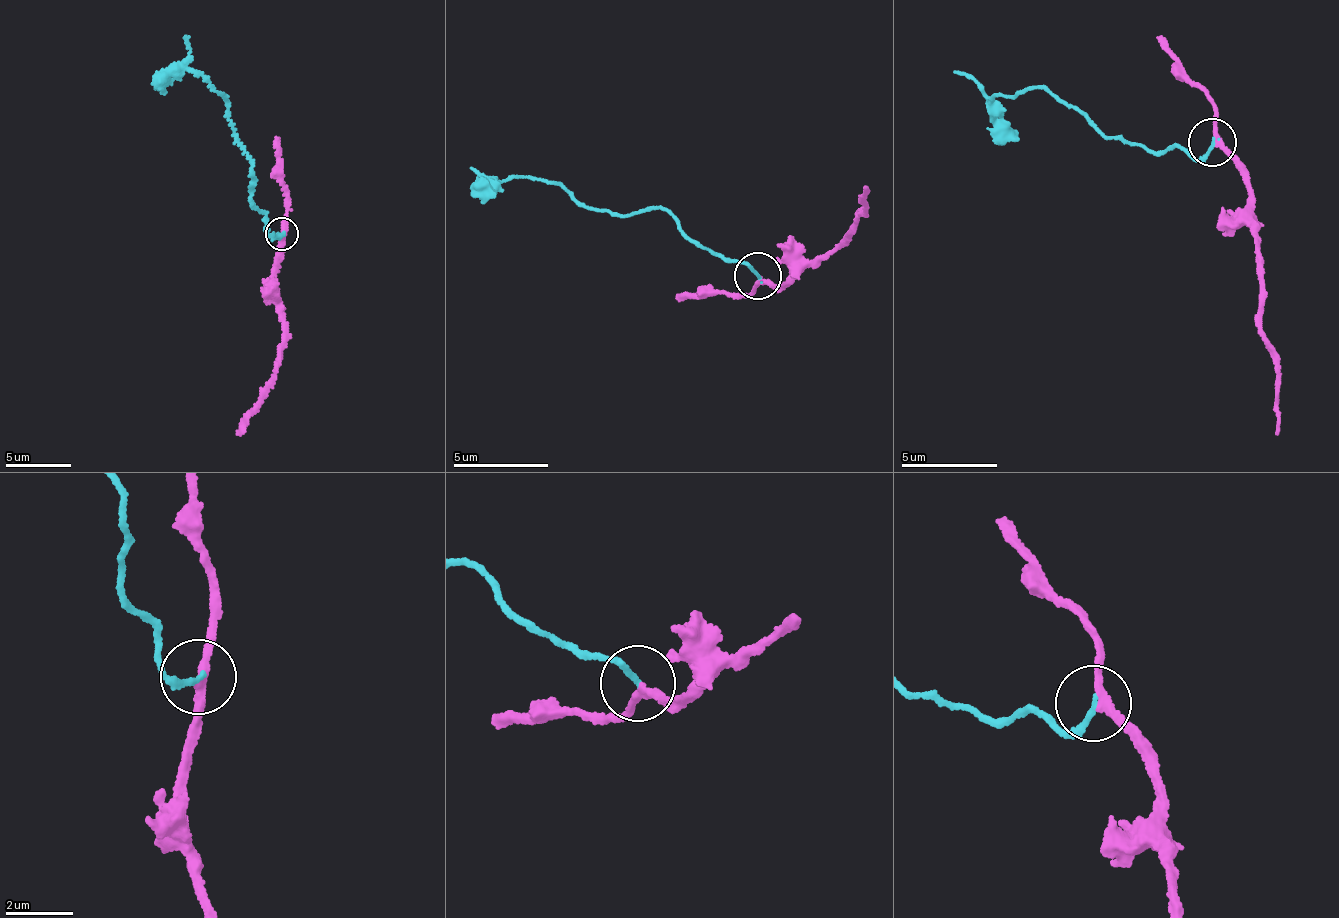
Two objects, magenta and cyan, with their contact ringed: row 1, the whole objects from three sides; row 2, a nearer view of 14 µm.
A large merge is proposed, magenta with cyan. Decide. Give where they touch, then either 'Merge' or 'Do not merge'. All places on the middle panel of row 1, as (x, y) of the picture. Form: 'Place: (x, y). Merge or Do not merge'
Place: (758, 276). Merge

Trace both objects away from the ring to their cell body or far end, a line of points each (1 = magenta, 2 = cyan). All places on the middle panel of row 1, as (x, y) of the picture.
1: (757, 278), (786, 284), (807, 260), (832, 249), (859, 217), (869, 211), (864, 186)
2: (757, 274), (744, 265), (717, 256), (653, 207), (618, 218), (565, 189), (524, 175), (490, 180), (473, 187)

